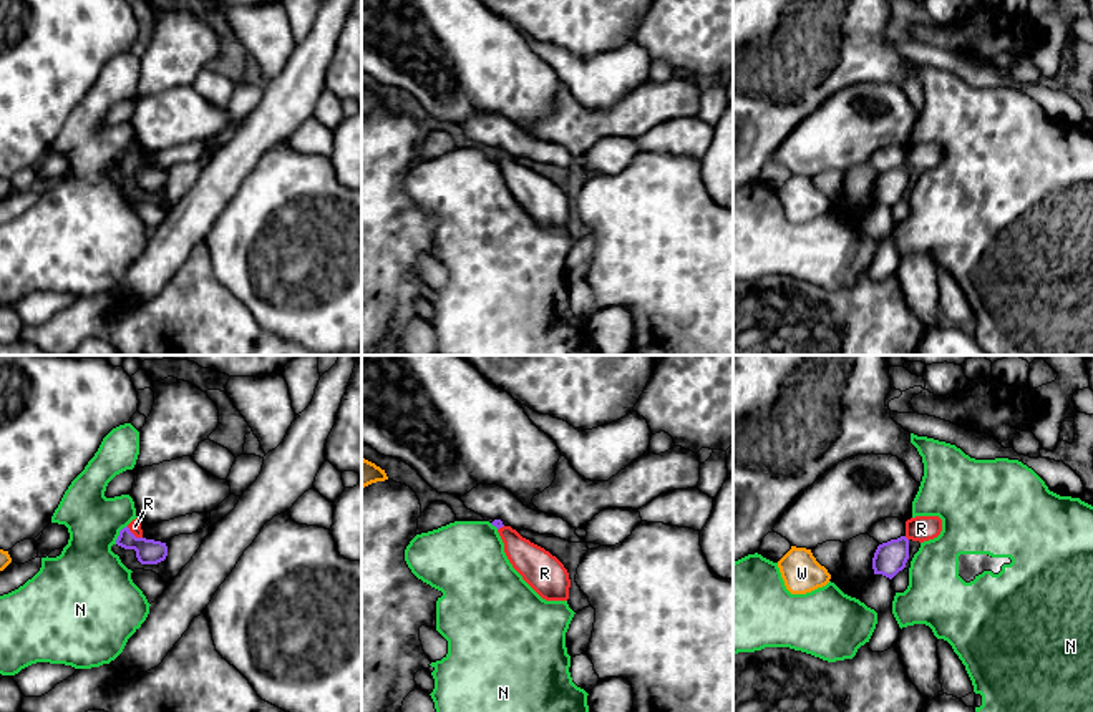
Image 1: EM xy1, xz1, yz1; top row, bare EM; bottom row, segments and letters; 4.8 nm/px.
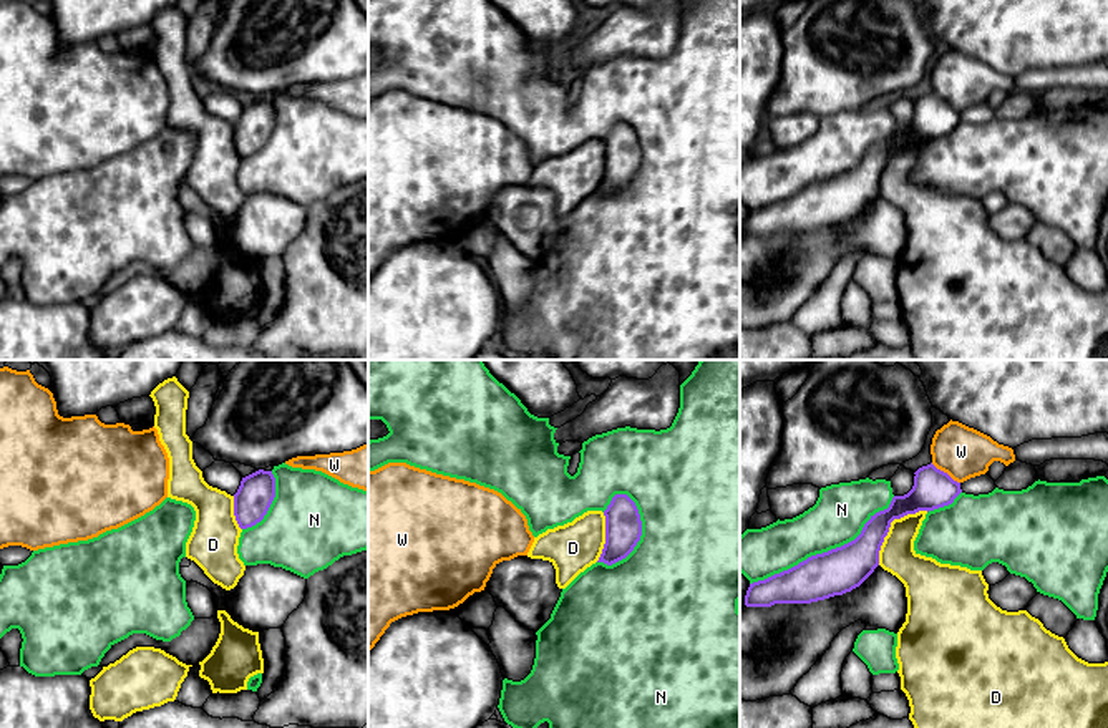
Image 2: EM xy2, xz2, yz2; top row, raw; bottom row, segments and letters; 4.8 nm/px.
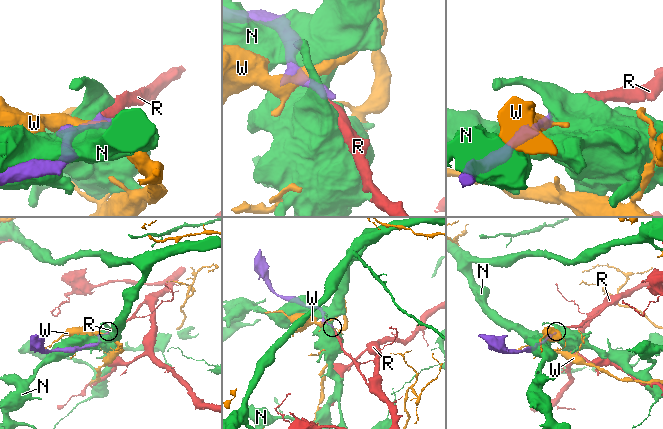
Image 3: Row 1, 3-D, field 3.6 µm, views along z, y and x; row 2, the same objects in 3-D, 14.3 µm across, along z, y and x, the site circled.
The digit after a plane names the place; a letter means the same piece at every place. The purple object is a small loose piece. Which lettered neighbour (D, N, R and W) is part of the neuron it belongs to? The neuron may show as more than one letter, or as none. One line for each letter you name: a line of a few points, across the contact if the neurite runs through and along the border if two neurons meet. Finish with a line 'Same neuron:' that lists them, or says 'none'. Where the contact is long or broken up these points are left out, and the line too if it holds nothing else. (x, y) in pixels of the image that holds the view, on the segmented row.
R: line xy1 (148, 551), (133, 535), (135, 526)
Same neuron: R

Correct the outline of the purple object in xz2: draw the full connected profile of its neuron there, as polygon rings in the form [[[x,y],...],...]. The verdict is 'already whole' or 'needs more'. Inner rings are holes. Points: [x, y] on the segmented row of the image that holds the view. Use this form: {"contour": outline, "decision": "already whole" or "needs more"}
{"contour": [[[615,494],[604,511],[605,544],[597,562],[612,565],[625,559],[642,536],[642,521],[635,502],[627,494]]], "decision": "already whole"}

